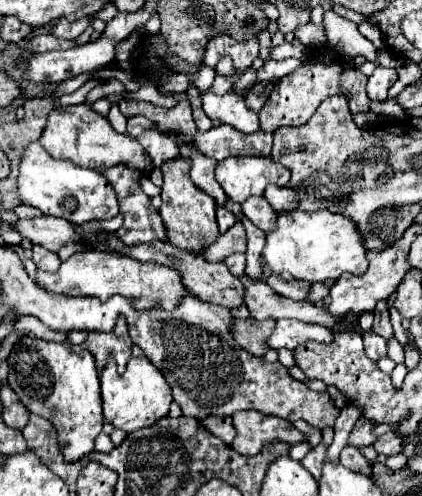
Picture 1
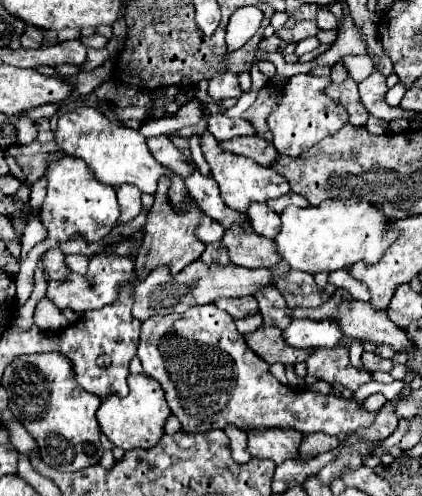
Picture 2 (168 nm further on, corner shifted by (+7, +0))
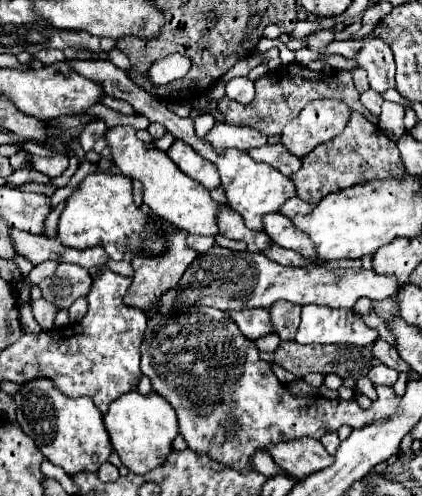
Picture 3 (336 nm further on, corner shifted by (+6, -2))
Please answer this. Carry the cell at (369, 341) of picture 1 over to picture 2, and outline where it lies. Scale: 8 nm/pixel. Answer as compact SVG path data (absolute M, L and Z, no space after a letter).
M363 352L361 360L363 360L363 366L365 366L369 372L377 372L377 370L379 370L379 372L389 372L391 366L393 366L391 360L381 358L381 356L375 354L375 352Z

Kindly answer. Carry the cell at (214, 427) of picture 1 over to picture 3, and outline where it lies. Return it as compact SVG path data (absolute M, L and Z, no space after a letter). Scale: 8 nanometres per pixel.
M258 452L256 456L254 456L254 466L256 466L256 470L260 472L260 474L264 474L266 478L270 478L270 476L276 476L278 472L284 472L280 466L276 466L274 464L274 460L272 460L272 456L268 454L268 452Z

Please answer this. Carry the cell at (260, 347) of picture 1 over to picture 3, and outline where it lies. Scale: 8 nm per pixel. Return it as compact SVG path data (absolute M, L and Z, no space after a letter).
M282 342L280 348L274 354L262 352L262 360L266 362L278 362L282 368L292 372L298 378L304 378L306 374L320 372L320 374L338 374L340 378L362 378L368 374L370 366L374 366L374 356L372 356L372 346L350 346L350 344L332 344L332 346L320 346L320 344L308 344L302 346L298 342Z

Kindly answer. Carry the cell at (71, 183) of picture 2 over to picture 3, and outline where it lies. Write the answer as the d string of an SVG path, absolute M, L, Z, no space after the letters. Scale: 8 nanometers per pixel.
M98 172L86 176L78 190L68 198L68 204L60 214L58 240L64 246L78 250L102 246L112 260L122 260L128 248L132 254L156 256L166 252L162 224L164 220L160 216L154 212L142 212L142 208L134 204L130 178Z

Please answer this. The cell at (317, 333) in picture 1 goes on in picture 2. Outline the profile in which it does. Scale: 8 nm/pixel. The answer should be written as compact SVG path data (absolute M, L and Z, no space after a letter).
M293 320L283 330L285 342L293 348L331 348L341 336L333 320Z

